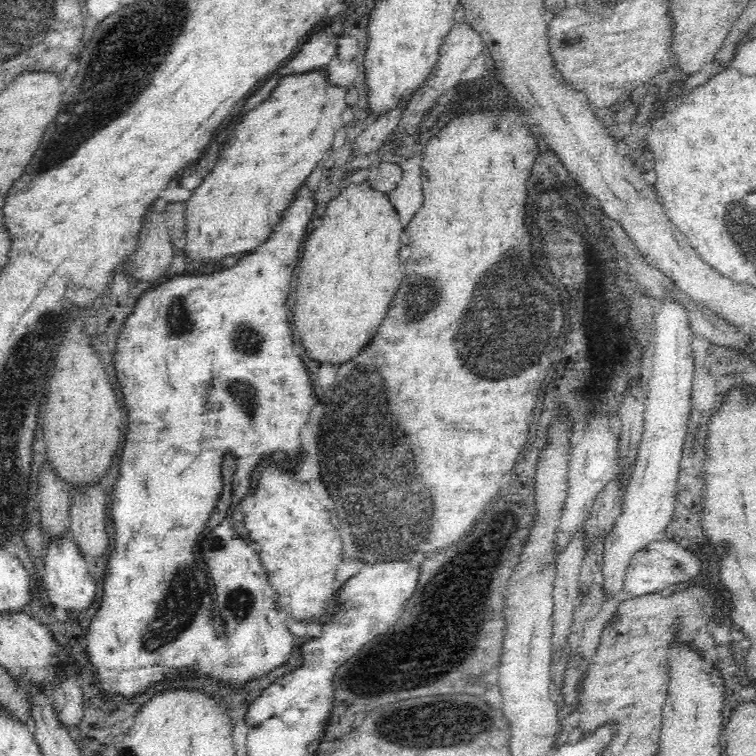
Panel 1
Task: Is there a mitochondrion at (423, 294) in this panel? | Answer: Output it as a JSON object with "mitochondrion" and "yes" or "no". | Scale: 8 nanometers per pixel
{"mitochondrion":"yes"}

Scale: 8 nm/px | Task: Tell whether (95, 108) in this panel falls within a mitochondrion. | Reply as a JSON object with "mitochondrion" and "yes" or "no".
{"mitochondrion":"yes"}

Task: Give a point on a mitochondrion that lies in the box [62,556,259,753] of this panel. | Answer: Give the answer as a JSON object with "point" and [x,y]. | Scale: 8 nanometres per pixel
{"point":[185,598]}

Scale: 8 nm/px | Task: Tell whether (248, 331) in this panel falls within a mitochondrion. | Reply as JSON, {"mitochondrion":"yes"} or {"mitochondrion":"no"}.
{"mitochondrion":"yes"}

